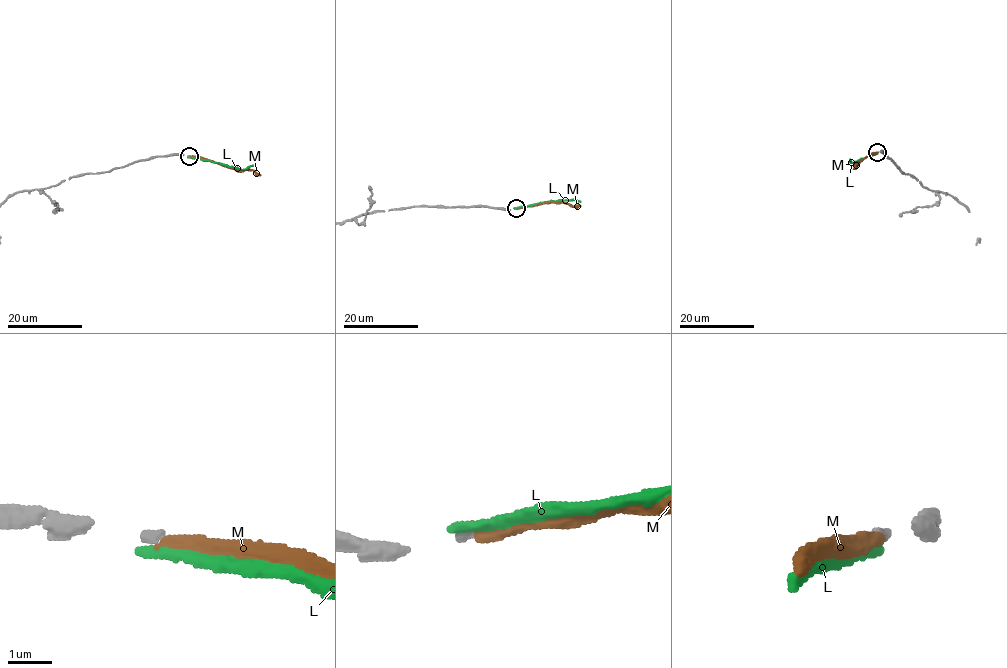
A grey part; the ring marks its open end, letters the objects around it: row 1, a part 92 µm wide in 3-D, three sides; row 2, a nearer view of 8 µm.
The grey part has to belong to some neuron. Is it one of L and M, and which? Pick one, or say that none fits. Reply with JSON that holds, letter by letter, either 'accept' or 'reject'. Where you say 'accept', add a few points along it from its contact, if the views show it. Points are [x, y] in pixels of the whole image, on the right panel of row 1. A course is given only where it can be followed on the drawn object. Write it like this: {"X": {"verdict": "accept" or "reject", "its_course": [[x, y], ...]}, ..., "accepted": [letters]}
{"L": {"verdict": "reject"}, "M": {"verdict": "reject"}, "accepted": []}

